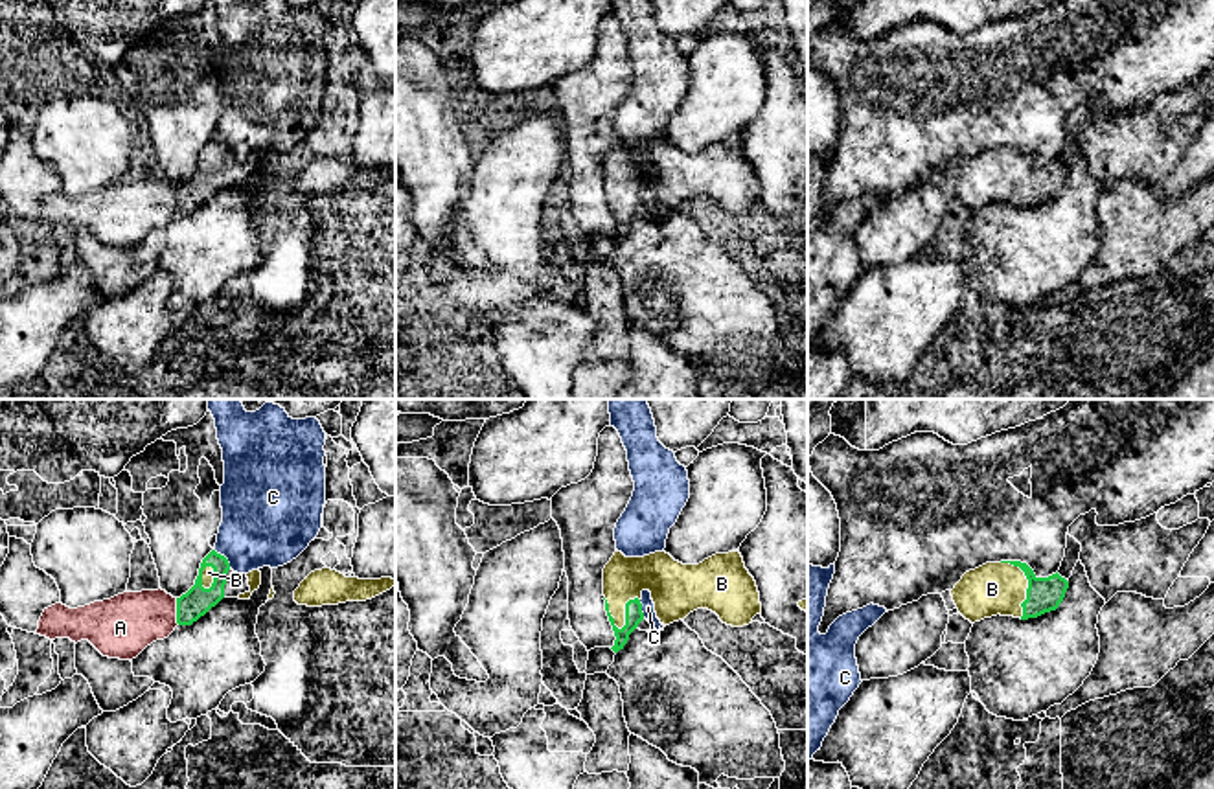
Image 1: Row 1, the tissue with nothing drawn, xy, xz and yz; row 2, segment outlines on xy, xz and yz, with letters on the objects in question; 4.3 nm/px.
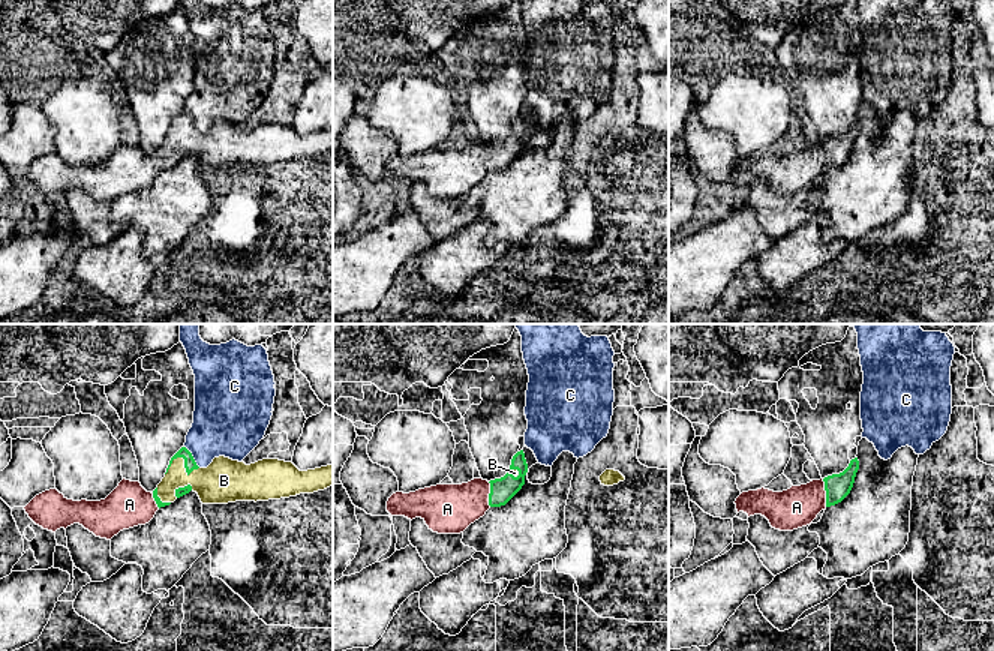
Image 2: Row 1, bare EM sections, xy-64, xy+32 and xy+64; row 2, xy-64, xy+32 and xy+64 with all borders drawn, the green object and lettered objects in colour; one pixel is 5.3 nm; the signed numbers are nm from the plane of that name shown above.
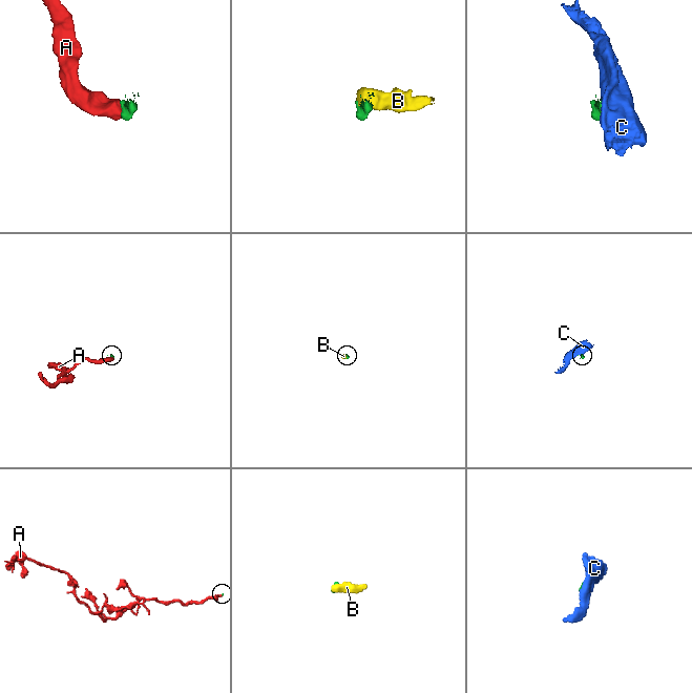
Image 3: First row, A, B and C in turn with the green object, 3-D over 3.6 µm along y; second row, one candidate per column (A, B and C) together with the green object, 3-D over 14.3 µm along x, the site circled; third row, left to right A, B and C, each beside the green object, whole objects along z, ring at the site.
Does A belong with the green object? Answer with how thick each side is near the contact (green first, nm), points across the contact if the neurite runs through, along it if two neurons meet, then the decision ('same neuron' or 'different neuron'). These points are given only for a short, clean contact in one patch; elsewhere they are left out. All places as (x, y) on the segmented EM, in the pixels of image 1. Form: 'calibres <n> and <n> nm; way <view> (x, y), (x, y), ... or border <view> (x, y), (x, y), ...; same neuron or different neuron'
calibres 120 and 280 nm; way xy (197, 600), (177, 611), (155, 613), (124, 626); same neuron

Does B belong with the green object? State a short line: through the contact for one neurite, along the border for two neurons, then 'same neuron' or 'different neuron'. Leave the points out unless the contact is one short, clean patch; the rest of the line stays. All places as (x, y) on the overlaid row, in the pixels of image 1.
xz (633, 607), (626, 611), (642, 585), (677, 589) | same neuron

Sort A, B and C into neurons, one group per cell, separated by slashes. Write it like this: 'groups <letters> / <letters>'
groups A B / C

